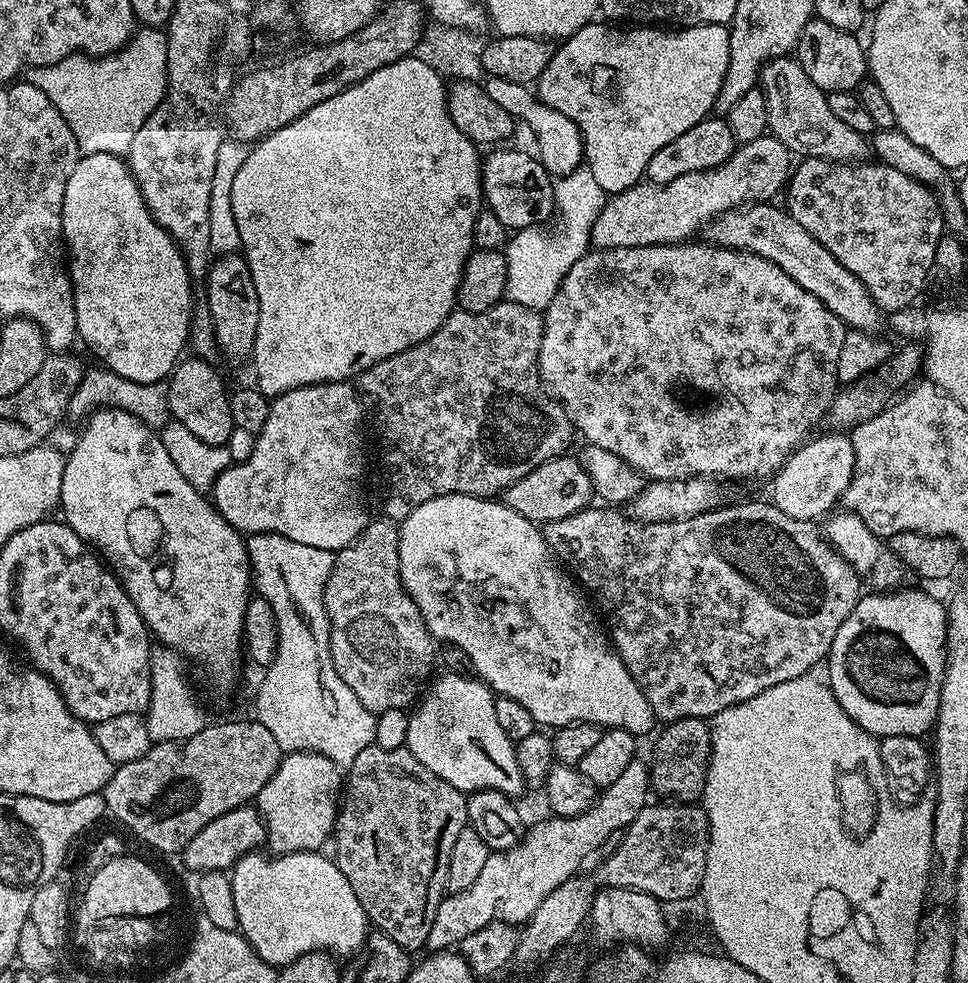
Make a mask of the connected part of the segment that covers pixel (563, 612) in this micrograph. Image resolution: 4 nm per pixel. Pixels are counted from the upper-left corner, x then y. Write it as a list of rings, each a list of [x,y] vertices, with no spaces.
[[[446,494],[430,502],[422,502],[422,506],[418,506],[407,518],[399,521],[398,527],[400,530],[400,582],[404,587],[404,593],[414,602],[433,641],[464,651],[470,658],[475,675],[483,680],[496,696],[514,698],[514,702],[526,706],[526,710],[530,710],[530,714],[540,726],[548,726],[544,724],[552,724],[551,726],[599,724],[604,730],[621,728],[637,738],[643,738],[651,730],[652,724],[657,723],[656,715],[650,710],[650,702],[646,702],[638,682],[634,682],[634,678],[628,673],[624,663],[609,647],[609,637],[597,613],[590,607],[585,593],[578,587],[577,581],[562,567],[544,540],[543,531],[532,521],[522,518],[522,514],[510,510],[507,504],[496,498]]]

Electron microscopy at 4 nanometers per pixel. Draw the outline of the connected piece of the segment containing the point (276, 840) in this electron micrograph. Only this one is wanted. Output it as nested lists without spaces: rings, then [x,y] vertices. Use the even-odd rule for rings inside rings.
[[[289,752],[281,759],[278,770],[270,778],[270,782],[266,782],[266,786],[262,786],[262,790],[256,795],[254,807],[260,811],[260,818],[264,821],[264,834],[266,837],[267,847],[272,847],[271,851],[276,854],[287,854],[290,852],[314,852],[323,849],[323,844],[329,843],[330,837],[333,835],[336,827],[336,814],[338,811],[338,793],[342,788],[342,772],[337,768],[334,762],[330,762],[330,758],[326,758],[317,752]]]

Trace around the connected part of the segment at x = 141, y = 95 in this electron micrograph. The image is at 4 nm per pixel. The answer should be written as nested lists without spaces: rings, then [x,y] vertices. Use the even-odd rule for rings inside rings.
[[[140,30],[119,52],[103,58],[93,58],[83,54],[67,56],[62,62],[45,68],[33,68],[30,82],[50,98],[50,102],[66,118],[81,153],[97,152],[123,157],[134,142],[134,134],[142,130],[142,122],[160,105],[168,91],[168,45],[165,37]]]

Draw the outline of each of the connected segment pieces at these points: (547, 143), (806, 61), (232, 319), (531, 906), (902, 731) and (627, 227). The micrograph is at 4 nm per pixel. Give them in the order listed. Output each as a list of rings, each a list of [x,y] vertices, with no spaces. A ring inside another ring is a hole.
[[[488,76],[482,86],[486,94],[490,94],[490,99],[496,105],[502,106],[502,110],[506,110],[506,114],[510,114],[523,127],[525,124],[532,131],[532,136],[536,139],[537,150],[535,151],[538,153],[540,165],[548,171],[549,176],[553,178],[565,176],[585,163],[584,139],[580,128],[570,118],[566,118],[562,110],[554,110],[550,106],[537,102],[534,99],[533,89],[529,85],[515,84],[506,82],[506,78]]]
[[[813,18],[806,22],[802,30],[800,40],[794,49],[795,59],[799,60],[802,70],[810,77],[810,82],[818,86],[826,94],[829,92],[856,92],[860,85],[865,83],[869,75],[868,53],[863,43],[856,41],[857,37],[846,30],[838,30],[838,26],[830,26],[830,22],[819,18]]]
[[[239,251],[220,254],[211,261],[206,273],[208,280],[208,313],[212,316],[212,329],[216,331],[216,348],[224,351],[232,360],[251,357],[256,341],[258,314],[258,290],[254,290],[254,278],[250,266]]]
[[[637,758],[622,770],[622,775],[609,788],[597,795],[590,810],[577,816],[552,816],[540,820],[525,831],[513,848],[489,854],[474,886],[445,895],[438,906],[438,914],[434,914],[427,947],[432,950],[451,949],[459,945],[466,934],[474,934],[474,930],[482,930],[482,926],[495,920],[517,926],[527,924],[550,890],[577,875],[581,871],[580,863],[591,852],[598,851],[612,835],[615,837],[630,827],[649,803],[648,766],[643,759]]]
[[[876,590],[871,593],[873,596],[868,596],[868,594],[861,595],[860,600],[854,606],[854,610],[850,610],[846,622],[842,622],[842,626],[838,626],[838,634],[834,638],[832,648],[828,651],[826,683],[838,698],[842,710],[846,710],[846,714],[850,714],[850,718],[854,718],[854,722],[858,722],[858,726],[862,726],[870,735],[877,738],[892,735],[908,735],[920,738],[924,736],[923,732],[927,728],[929,731],[935,725],[936,711],[940,705],[940,687],[944,681],[944,660],[948,656],[948,651],[946,650],[948,609],[943,603],[940,605],[928,592],[898,591],[900,590]]]
[[[765,134],[754,138],[754,142],[740,144],[732,157],[724,164],[711,168],[706,172],[694,174],[682,174],[682,178],[674,178],[674,182],[654,184],[641,182],[627,188],[624,192],[609,195],[604,202],[602,214],[592,227],[591,247],[596,250],[606,248],[641,248],[651,244],[674,244],[689,239],[692,231],[699,229],[708,223],[713,216],[719,216],[721,212],[728,212],[731,208],[742,208],[753,202],[768,202],[772,196],[781,195],[782,189],[790,179],[790,173],[794,167],[793,157],[786,145],[777,136]]]

